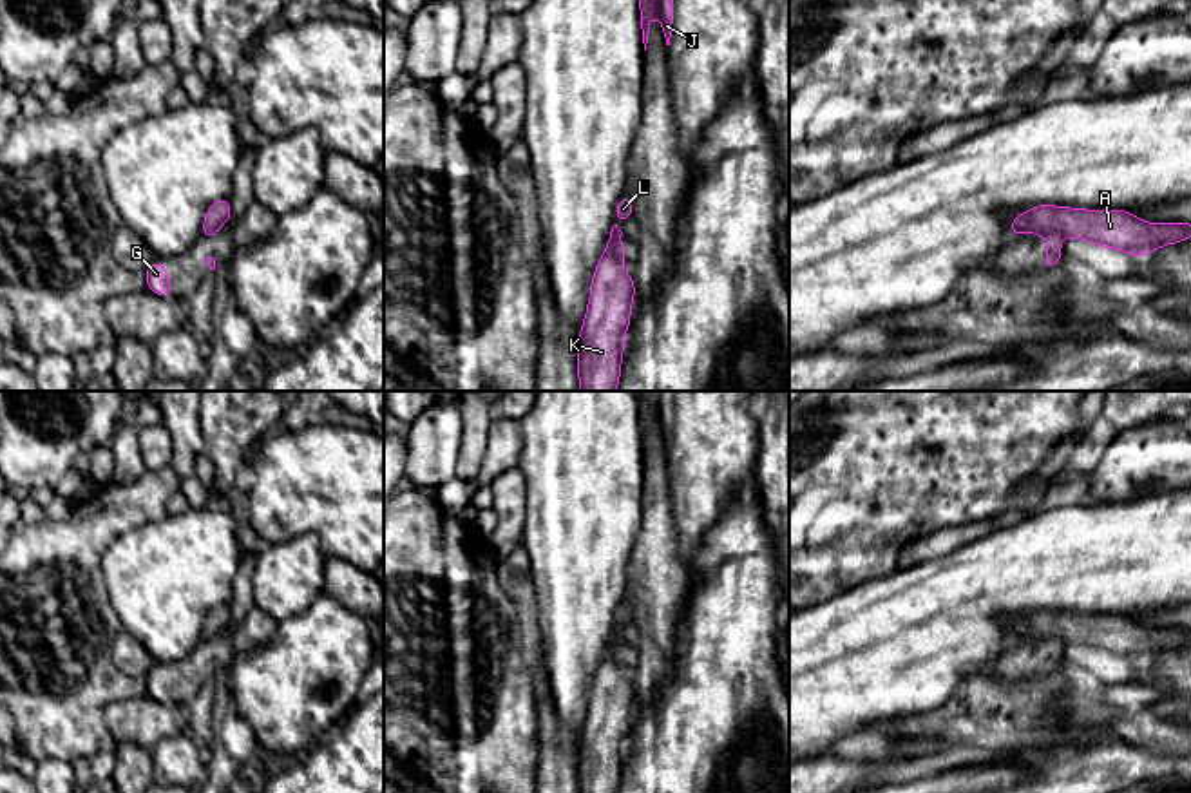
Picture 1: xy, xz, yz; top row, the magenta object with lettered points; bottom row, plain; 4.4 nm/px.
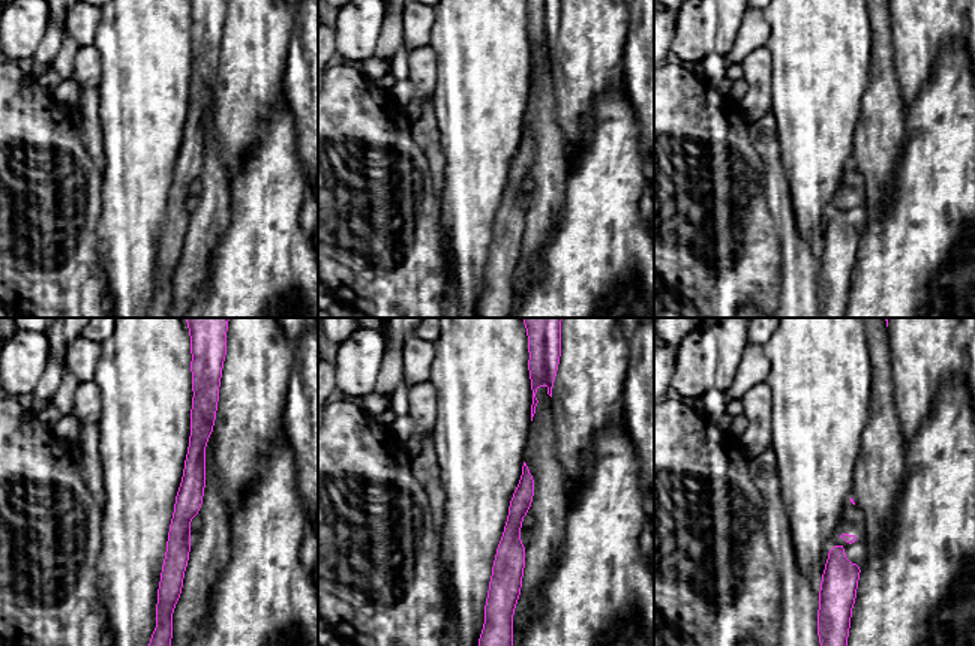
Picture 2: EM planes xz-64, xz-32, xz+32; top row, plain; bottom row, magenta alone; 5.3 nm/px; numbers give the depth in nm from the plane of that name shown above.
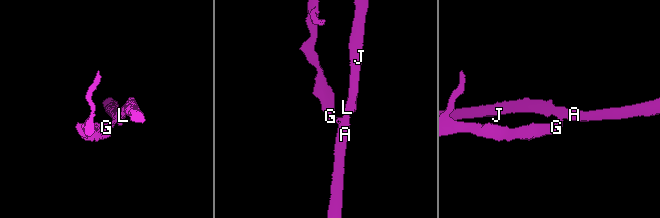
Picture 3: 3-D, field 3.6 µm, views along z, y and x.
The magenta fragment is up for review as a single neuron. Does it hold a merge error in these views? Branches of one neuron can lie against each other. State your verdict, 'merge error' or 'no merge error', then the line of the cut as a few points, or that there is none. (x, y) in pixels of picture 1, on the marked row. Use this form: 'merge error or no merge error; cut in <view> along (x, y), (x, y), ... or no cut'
merge error; cut in yz along (1041, 234), (1059, 232), (1063, 236)

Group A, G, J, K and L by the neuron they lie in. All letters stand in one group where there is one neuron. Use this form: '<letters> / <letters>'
A J K L / G

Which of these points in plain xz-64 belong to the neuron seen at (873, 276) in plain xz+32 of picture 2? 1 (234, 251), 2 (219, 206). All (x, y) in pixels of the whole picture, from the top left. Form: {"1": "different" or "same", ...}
{"1": "same", "2": "different"}

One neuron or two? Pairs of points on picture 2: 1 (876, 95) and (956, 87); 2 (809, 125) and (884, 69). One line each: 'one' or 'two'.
1: two
2: two

